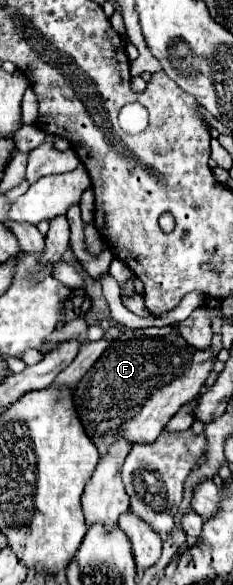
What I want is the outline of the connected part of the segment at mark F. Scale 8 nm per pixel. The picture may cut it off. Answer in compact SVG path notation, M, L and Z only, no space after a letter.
M173 333L165 337L135 337L127 341L113 341L73 391L73 405L77 409L87 437L93 439L101 455L119 439L127 439L131 445L155 441L161 435L165 423L185 403L189 403L201 393L201 387L209 371L213 369L213 361L215 359L211 349L199 351L187 345L187 341L183 341L181 335Z

